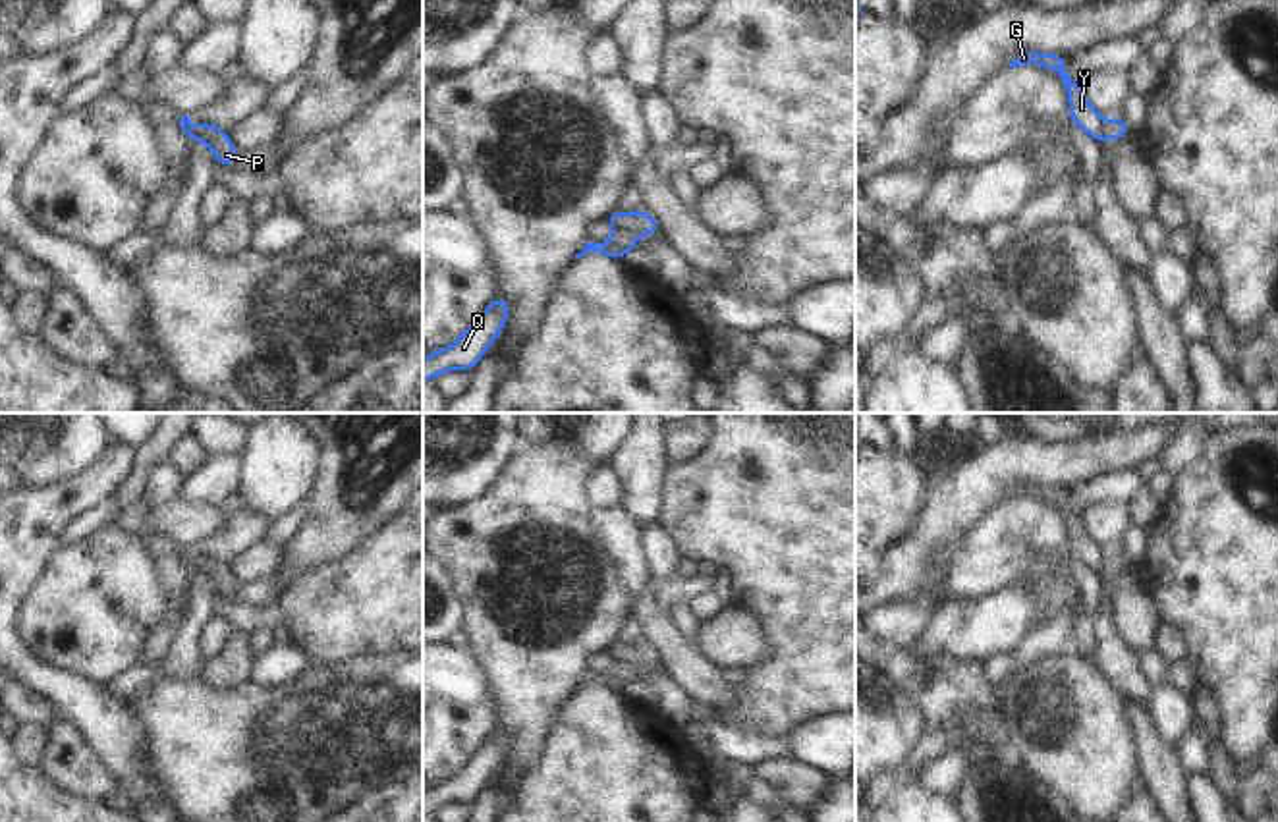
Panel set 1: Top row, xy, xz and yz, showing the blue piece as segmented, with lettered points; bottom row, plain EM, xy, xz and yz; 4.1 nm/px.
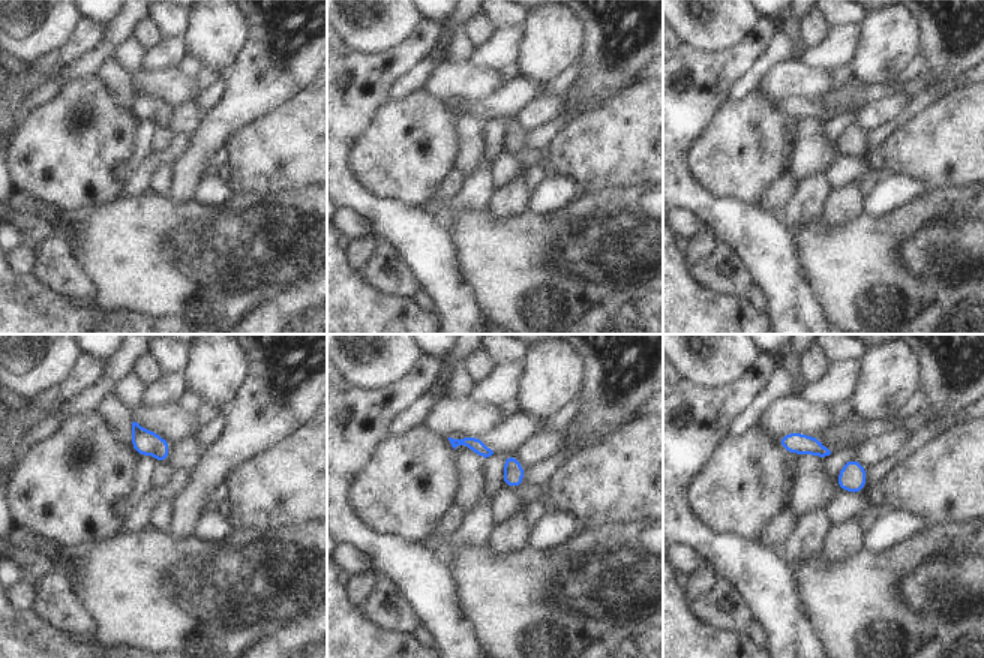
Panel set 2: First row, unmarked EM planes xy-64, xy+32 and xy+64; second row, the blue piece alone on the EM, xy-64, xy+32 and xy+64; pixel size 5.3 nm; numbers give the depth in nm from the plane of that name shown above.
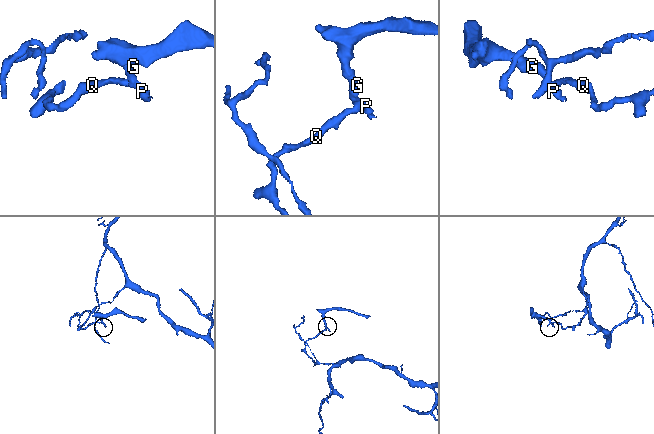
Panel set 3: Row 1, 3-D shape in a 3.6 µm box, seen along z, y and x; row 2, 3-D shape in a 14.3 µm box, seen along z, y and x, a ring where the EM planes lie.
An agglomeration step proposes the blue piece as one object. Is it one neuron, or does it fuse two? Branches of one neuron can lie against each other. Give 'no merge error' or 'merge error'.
merge error

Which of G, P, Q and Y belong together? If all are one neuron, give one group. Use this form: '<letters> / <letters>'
G P Y / Q

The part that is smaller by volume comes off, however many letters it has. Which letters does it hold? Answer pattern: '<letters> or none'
G, P, Y

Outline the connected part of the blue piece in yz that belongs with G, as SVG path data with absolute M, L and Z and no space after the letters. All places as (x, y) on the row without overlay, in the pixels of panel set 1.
M1025 484L1017 492L1010 494L1010 500L1029 496L1056 504L1066 517L1066 527L1070 534L1070 554L1081 560L1085 565L1089 565L1095 573L1106 575L1108 567L1104 563L1106 558L1104 546L1100 546L1089 536L1083 515L1073 515L1071 509L1066 506L1064 502L1066 494L1068 494L1066 486Z

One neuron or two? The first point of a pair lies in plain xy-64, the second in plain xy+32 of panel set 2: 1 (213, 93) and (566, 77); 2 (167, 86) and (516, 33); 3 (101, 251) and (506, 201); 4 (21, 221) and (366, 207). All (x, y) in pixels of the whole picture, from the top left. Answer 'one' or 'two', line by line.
1: one
2: two
3: two
4: two

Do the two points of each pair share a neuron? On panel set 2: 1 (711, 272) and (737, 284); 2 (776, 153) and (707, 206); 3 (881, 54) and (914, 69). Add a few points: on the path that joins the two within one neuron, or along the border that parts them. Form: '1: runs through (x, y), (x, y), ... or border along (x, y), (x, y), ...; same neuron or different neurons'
1: runs through (717, 272), (731, 279); same neuron
2: border along (690, 176), (716, 197), (731, 197), (752, 206); different neurons
3: border along (918, 54), (905, 69); different neurons

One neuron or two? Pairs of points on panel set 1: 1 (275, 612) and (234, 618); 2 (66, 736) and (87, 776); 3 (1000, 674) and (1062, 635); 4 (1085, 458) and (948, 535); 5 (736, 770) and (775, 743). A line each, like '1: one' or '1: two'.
1: one
2: one
3: one
4: one
5: two

